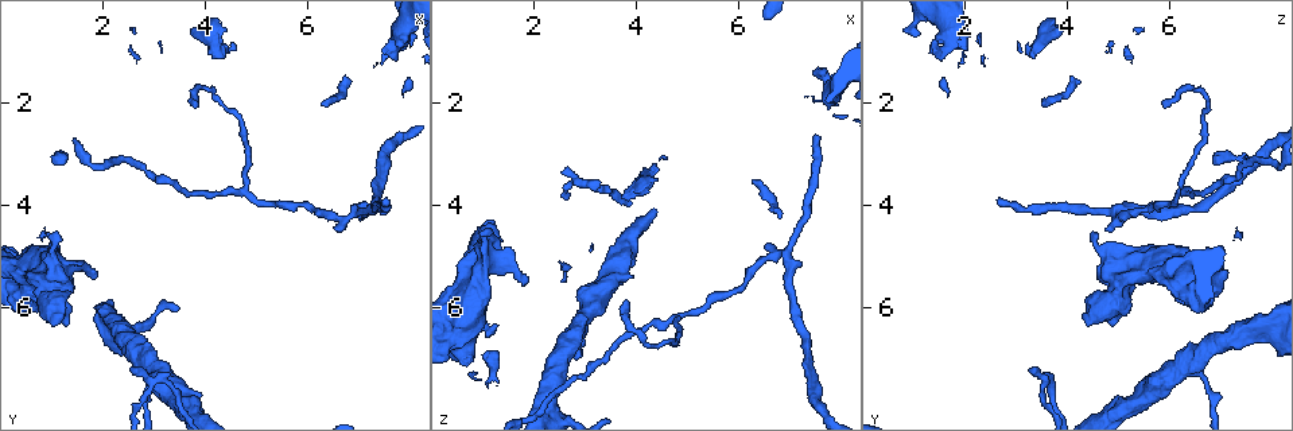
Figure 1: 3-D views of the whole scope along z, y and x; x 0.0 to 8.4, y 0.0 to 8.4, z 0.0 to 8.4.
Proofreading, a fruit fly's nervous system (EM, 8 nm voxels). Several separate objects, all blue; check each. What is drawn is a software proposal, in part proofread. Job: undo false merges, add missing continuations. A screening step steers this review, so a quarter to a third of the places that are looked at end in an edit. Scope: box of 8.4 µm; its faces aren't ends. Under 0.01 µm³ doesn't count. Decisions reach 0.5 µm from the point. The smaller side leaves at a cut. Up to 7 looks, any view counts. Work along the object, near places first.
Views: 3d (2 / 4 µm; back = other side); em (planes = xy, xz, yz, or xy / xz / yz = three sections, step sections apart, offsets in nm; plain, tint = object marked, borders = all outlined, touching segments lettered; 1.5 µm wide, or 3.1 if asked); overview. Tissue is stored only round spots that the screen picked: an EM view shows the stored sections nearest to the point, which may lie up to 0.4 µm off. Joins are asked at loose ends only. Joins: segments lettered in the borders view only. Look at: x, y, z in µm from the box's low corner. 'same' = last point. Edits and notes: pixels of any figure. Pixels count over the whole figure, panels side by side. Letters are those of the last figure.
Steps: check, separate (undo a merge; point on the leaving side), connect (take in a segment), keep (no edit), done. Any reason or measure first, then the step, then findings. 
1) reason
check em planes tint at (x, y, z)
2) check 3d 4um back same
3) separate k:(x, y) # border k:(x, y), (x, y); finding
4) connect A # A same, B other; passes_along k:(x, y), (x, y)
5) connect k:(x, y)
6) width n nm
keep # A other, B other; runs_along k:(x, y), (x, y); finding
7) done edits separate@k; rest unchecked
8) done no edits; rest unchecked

three-way junction
check 3d 4um at (6.95, 4.10, 4.90)

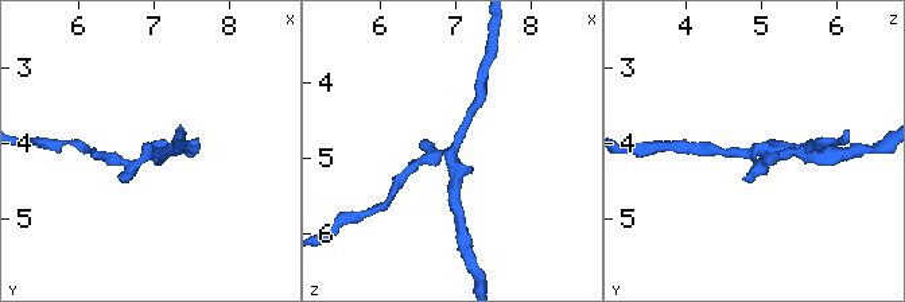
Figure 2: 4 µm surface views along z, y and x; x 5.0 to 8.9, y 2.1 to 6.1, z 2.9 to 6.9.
arms 3
check em planes borders at (6.95, 4.10, 4.95)

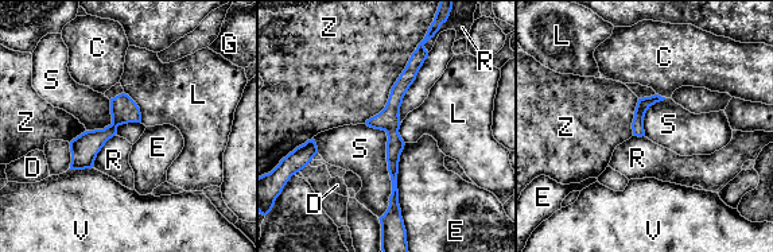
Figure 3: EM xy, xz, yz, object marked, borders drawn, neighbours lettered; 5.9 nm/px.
width 80 nm
keep # C other, D other, E other, G other, L other, R other, S other, V other, Z other; border 3:(365, 123), (387, 136), (379, 218); continuous, no second neuron

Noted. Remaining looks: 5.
free end
check em planes tint at (7.55, 3.95, 2.70)

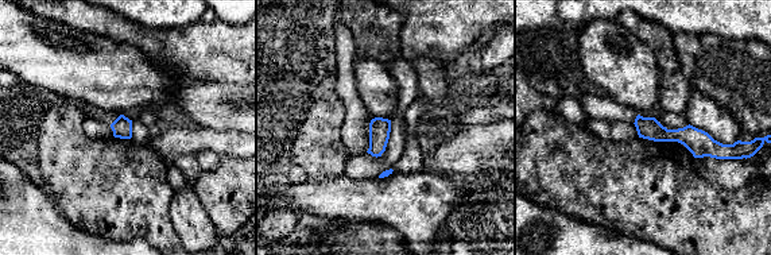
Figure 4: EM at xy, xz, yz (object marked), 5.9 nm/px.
check em planes borders same

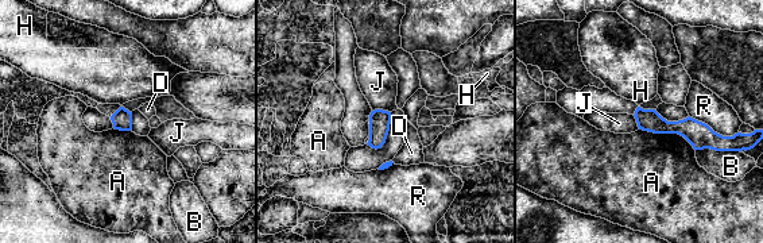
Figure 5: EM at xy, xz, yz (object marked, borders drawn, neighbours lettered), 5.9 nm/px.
longest_contact A 360 nm
keep # A other, B other, D other, H other, J other, R other; runs_along 5:(638, 114), (723, 141); none of them fits

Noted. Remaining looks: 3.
free end
check em planes borders at (2.55, 7.20, 3.40)

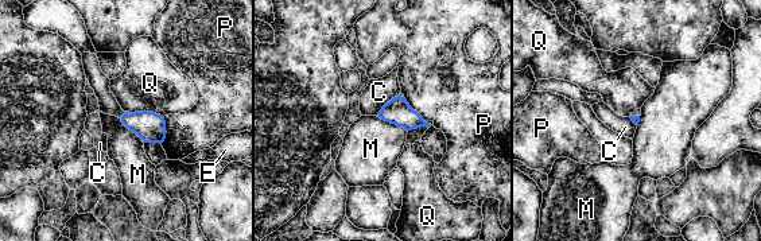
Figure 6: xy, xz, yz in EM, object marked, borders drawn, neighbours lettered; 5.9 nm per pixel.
keep # C other, E other, M other, P other, Q other; border 6:(379, 116), (400, 125), (406, 131); none of them fits

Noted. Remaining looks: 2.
done no edits; rest unchecked

